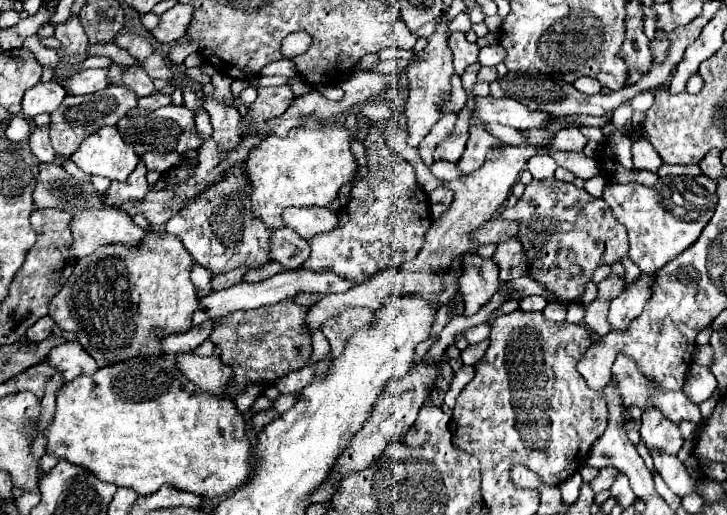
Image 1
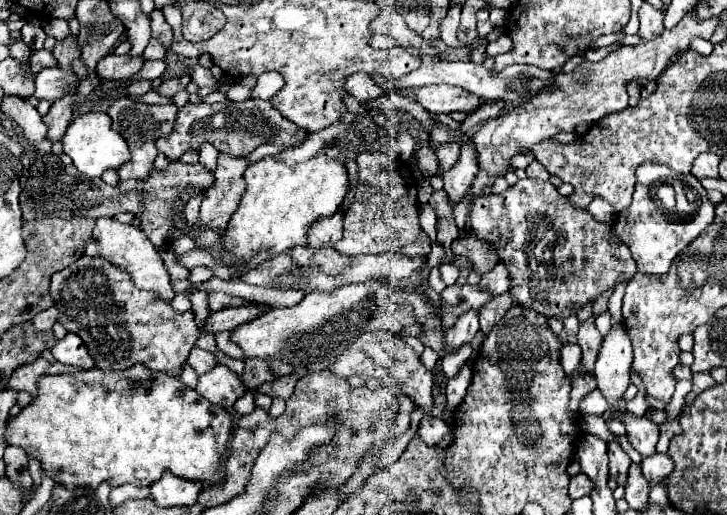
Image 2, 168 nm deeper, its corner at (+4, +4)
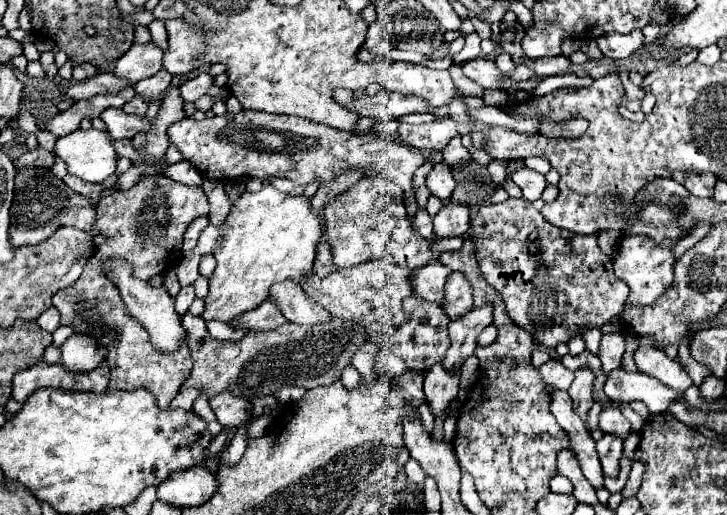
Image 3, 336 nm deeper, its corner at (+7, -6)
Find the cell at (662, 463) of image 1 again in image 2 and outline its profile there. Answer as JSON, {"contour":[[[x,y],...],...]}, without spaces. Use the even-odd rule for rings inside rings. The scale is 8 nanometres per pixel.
{"contour":[[[620,410],[620,416],[622,416],[622,422],[626,426],[626,438],[628,442],[644,456],[652,456],[656,454],[654,452],[654,446],[660,438],[660,428],[658,424],[650,422],[648,418],[636,418],[632,412],[628,410]]]}

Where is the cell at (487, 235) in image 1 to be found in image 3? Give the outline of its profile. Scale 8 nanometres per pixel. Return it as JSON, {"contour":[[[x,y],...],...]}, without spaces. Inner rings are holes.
{"contour":[[[451,272],[445,284],[443,310],[451,320],[457,320],[463,312],[473,308],[473,286],[467,282],[463,272]]]}

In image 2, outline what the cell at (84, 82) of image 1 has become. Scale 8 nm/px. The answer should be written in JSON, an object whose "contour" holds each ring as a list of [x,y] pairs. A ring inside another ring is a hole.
{"contour":[[[108,54],[106,58],[102,58],[96,66],[96,74],[102,82],[108,80],[126,80],[132,78],[136,72],[140,72],[144,64],[144,56],[132,56],[132,54]]]}

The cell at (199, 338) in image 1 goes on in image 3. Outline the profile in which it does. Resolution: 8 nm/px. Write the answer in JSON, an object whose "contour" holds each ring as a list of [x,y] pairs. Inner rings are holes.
{"contour":[[[263,302],[257,308],[245,312],[241,318],[235,318],[229,322],[231,328],[235,330],[243,330],[243,332],[265,332],[265,330],[273,330],[279,324],[285,322],[285,316],[281,312],[277,312],[279,308],[271,302]]]}

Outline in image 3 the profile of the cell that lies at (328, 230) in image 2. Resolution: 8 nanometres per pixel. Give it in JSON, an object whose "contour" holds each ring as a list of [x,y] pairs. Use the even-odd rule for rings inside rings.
{"contour":[[[319,242],[317,244],[317,258],[315,258],[313,272],[317,276],[329,276],[329,272],[335,272],[335,270],[337,270],[337,266],[333,264],[329,242]]]}

